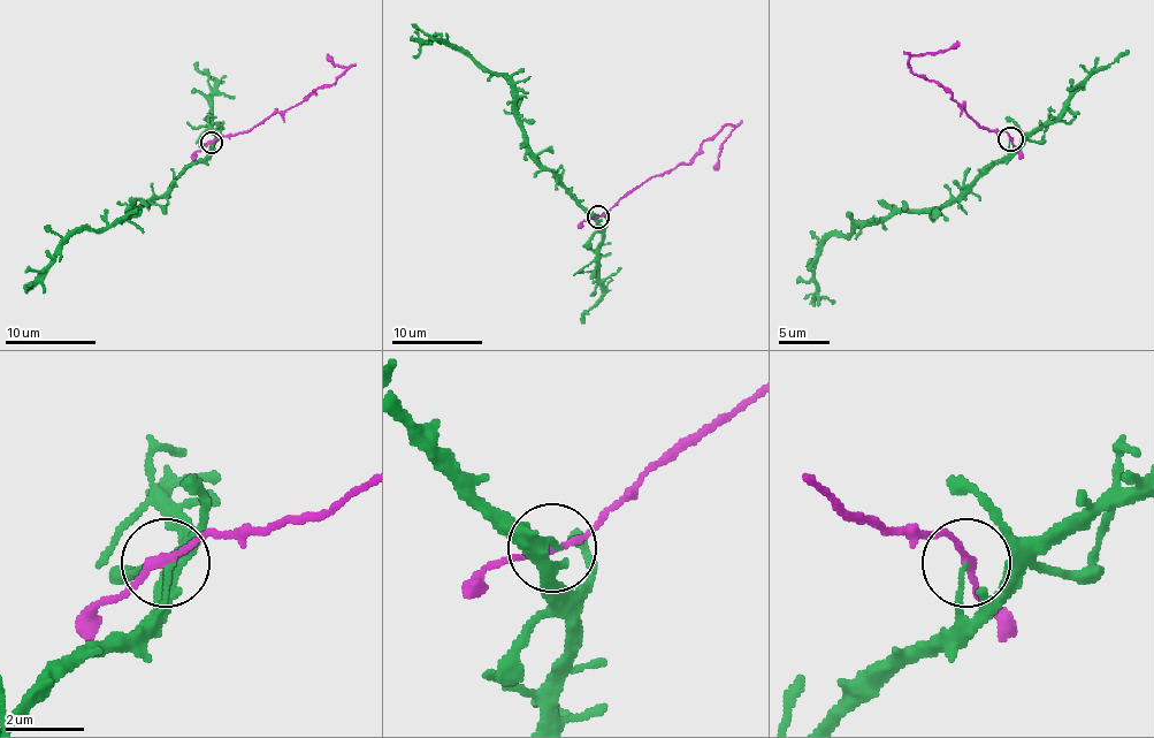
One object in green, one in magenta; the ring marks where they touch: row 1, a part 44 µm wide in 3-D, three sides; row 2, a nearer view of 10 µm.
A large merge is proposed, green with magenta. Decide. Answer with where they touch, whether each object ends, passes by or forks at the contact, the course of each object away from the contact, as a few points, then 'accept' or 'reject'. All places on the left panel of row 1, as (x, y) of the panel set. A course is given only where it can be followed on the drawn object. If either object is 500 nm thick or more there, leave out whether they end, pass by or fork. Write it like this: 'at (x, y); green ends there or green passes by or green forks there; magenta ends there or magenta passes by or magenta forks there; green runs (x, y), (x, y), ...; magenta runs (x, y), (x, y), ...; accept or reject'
at (212, 142); green ends there; magenta passes by; green runs (213, 142), (208, 153), (159, 196), (136, 205), (114, 226), (77, 230), (46, 273), (25, 291); magenta runs (211, 142), (222, 135), (247, 132), (302, 104), (318, 88), (328, 88), (346, 67), (335, 65), (328, 55); reject

